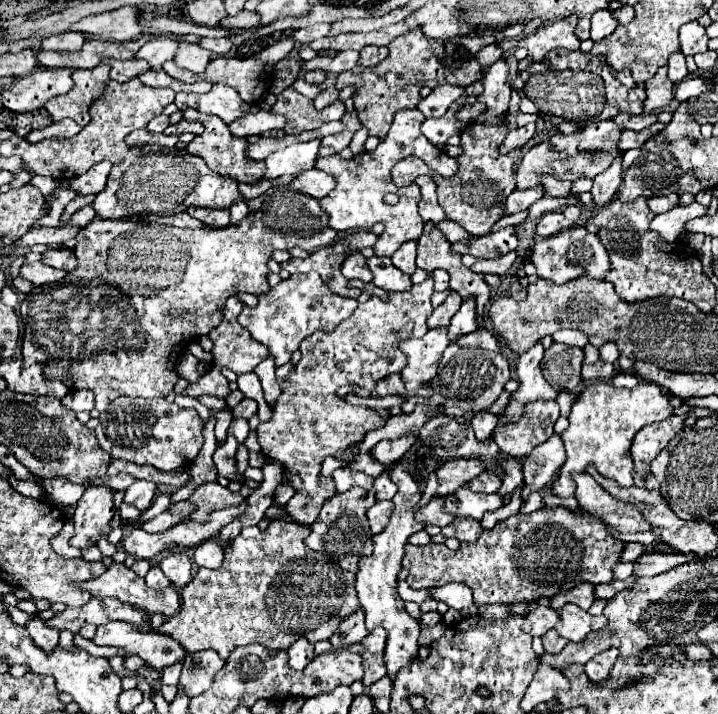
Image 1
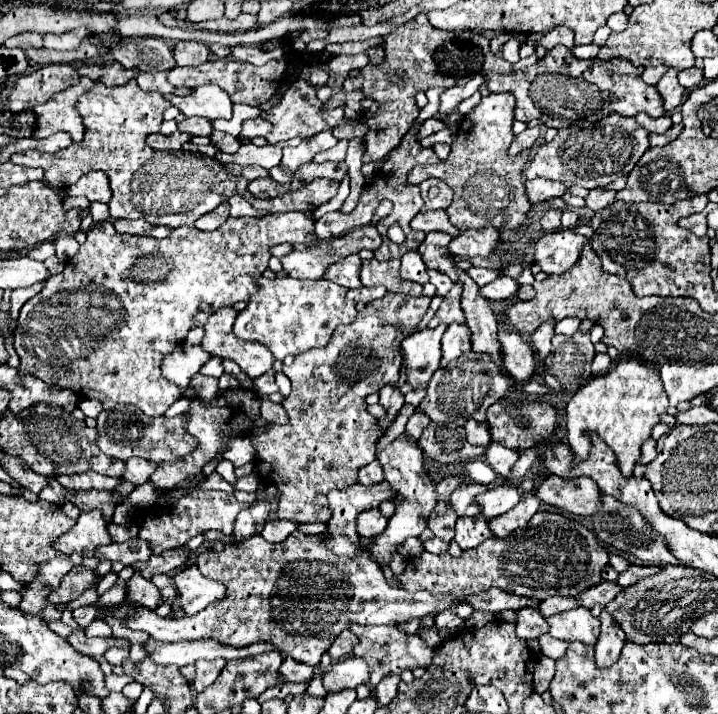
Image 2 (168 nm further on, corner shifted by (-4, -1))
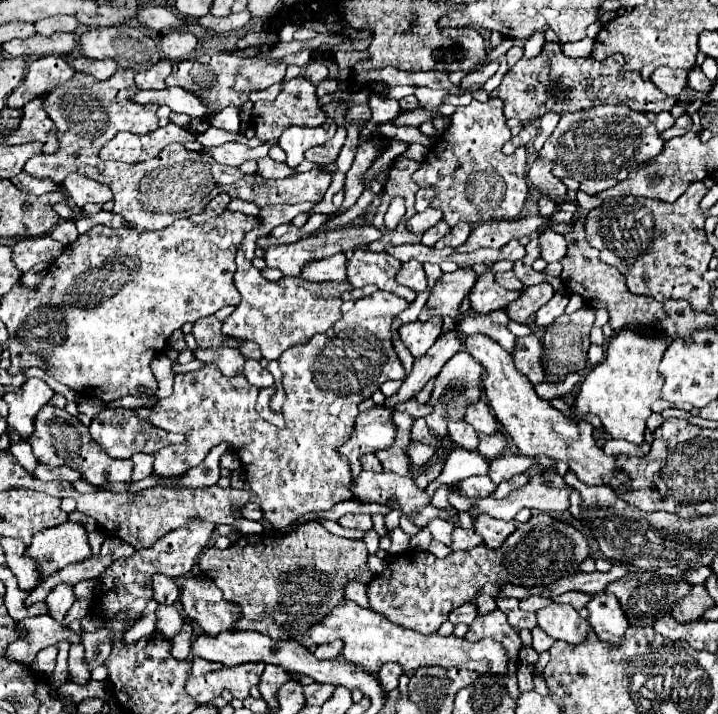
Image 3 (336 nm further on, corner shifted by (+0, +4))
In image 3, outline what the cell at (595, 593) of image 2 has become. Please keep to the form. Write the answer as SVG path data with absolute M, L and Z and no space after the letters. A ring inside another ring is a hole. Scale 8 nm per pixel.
M568 591L568 593L564 593L564 595L560 595L560 597L556 597L554 601L556 603L570 603L576 611L580 611L580 609L584 609L586 605L588 605L588 601L590 601L590 597L594 597L594 595L586 595L586 593L576 593L576 591Z

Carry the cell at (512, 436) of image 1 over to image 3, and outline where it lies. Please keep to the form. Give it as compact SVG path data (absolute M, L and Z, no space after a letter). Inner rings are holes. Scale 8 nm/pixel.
M478 401L478 403L472 403L468 405L468 411L466 411L466 417L464 417L476 431L480 433L498 433L498 421L496 417L492 415L490 407L486 401Z

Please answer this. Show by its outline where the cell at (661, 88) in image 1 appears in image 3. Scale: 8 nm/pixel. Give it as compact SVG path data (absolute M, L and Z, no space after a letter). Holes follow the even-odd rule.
M658 67L652 73L652 83L666 95L670 97L678 97L680 91L686 85L686 71L684 69L666 69L666 67Z

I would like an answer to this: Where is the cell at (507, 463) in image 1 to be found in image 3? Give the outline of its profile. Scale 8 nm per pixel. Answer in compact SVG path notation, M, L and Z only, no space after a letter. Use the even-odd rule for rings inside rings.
M480 433L480 445L478 445L478 453L492 461L494 457L500 457L504 453L504 447L506 447L506 437L502 433L496 433L496 435L482 435Z

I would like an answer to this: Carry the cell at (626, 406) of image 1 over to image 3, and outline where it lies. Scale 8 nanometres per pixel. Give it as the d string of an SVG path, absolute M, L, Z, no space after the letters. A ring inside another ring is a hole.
M620 331L606 345L606 357L598 363L582 381L580 391L574 399L572 413L580 421L588 413L598 415L606 433L612 439L624 439L634 445L644 445L646 419L650 417L650 405L660 399L662 377L658 375L658 363L666 351L662 339L648 339L632 331Z

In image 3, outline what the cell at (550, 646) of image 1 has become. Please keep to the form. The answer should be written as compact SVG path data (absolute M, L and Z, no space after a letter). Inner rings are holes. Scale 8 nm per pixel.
M534 627L532 629L532 647L536 649L536 653L548 651L552 645L554 645L554 639L548 637L540 627Z

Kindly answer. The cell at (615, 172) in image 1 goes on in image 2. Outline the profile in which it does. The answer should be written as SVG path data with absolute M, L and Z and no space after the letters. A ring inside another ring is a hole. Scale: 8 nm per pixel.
M596 188L596 190L592 190L592 192L584 198L584 200L586 200L586 208L598 212L598 210L610 206L610 204L616 200L614 196L616 196L614 190L602 190L602 188Z

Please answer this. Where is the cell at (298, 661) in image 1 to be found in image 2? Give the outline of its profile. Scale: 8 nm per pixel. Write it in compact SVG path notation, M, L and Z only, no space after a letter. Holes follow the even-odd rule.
M284 658L282 666L278 668L280 674L280 682L288 684L288 682L310 682L314 676L314 668L302 664L302 662L294 662L294 658Z

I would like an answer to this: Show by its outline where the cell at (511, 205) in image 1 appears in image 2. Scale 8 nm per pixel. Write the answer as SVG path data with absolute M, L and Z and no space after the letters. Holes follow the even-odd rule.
M534 178L526 182L526 194L534 204L564 196L564 192L566 192L566 186L562 186L562 182L554 182L546 178Z

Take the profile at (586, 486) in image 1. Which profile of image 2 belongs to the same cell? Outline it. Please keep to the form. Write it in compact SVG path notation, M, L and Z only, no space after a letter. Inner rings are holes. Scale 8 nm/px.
M548 474L536 488L536 496L550 506L578 516L592 516L600 508L600 490L594 480L578 476L572 480Z

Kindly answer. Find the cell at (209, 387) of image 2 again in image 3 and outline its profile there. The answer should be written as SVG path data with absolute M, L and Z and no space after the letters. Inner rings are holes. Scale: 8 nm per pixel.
M158 355L154 361L152 361L152 371L156 375L156 381L158 381L158 393L156 397L164 399L173 392L173 379L176 377L174 369L172 369L172 361L166 361L168 357L166 355Z

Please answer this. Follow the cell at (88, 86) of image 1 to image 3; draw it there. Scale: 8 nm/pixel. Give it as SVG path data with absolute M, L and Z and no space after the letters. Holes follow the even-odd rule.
M44 97L32 99L24 107L24 115L20 121L20 127L6 137L8 145L22 145L28 141L42 141L44 153L54 153L58 149L58 135L56 125L50 121L48 113L44 111Z

